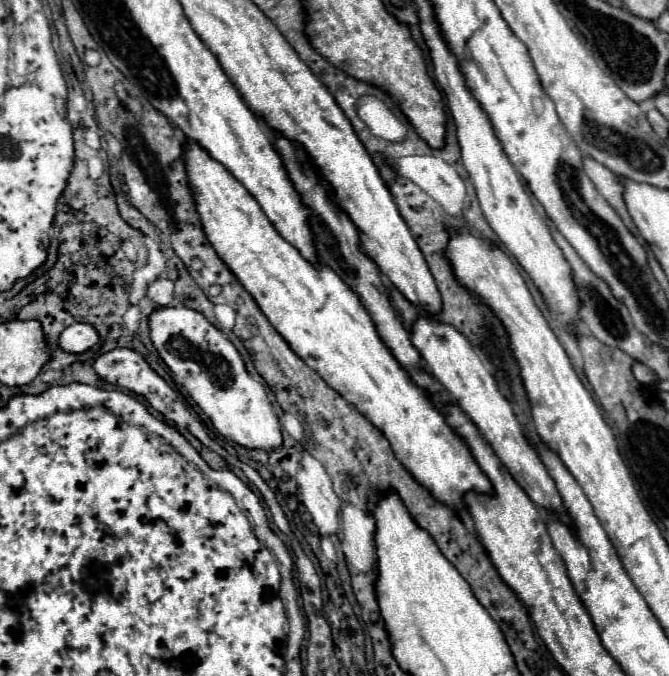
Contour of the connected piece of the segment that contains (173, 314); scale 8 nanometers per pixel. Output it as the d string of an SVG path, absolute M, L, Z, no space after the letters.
M164 306L148 316L148 326L152 344L166 366L224 438L246 448L262 450L282 444L280 422L268 404L264 386L246 372L234 344L204 314L188 306Z

